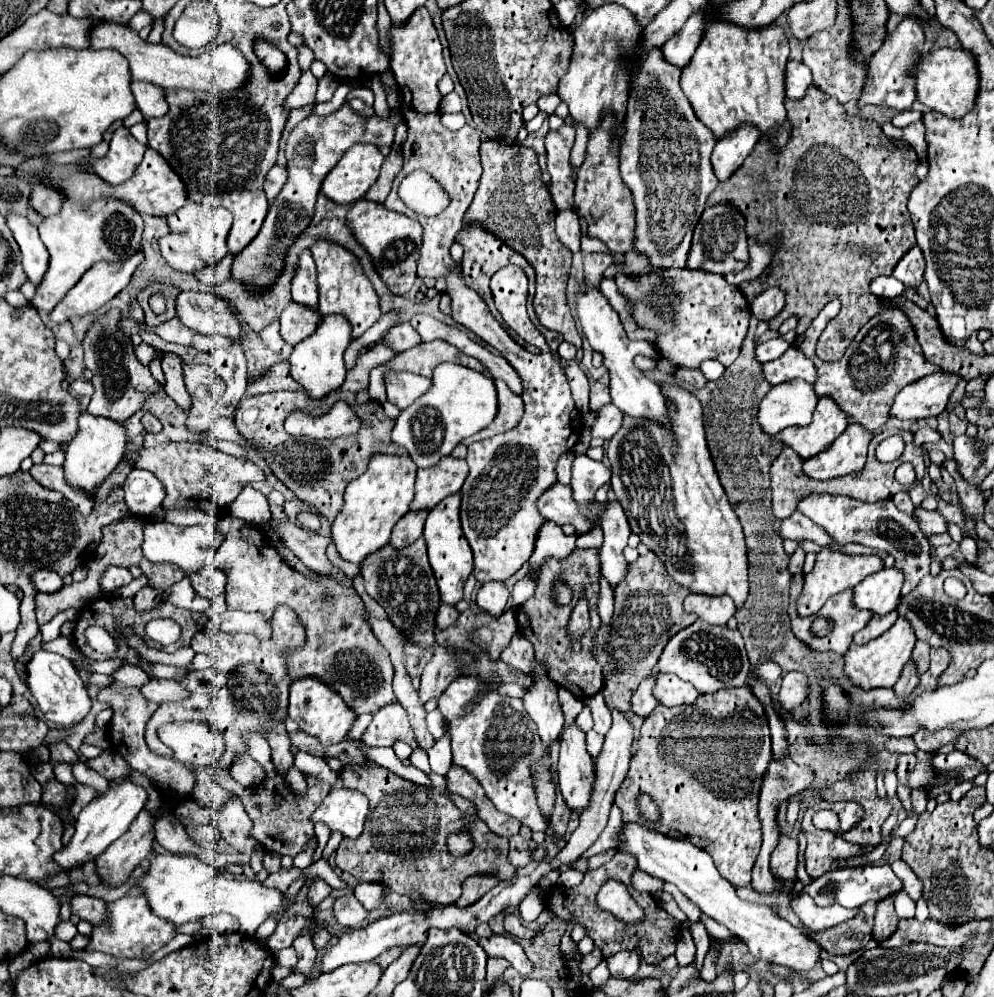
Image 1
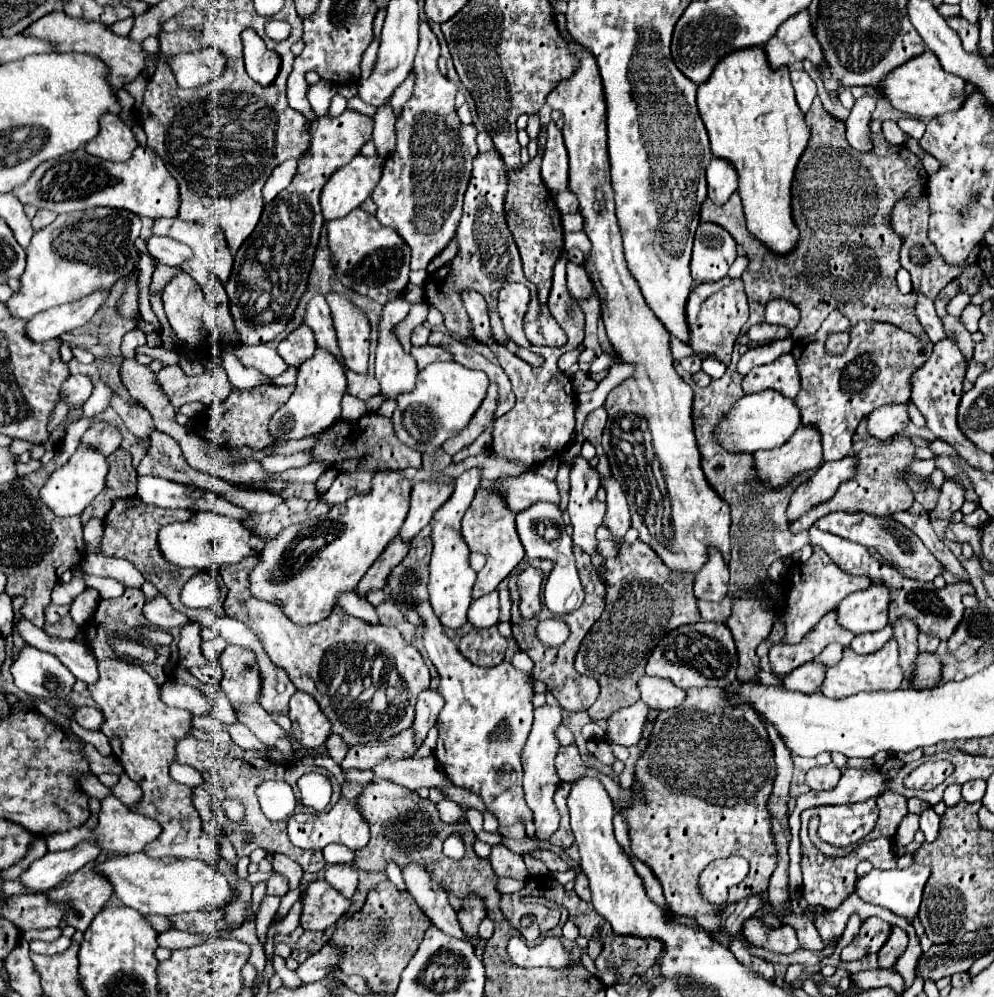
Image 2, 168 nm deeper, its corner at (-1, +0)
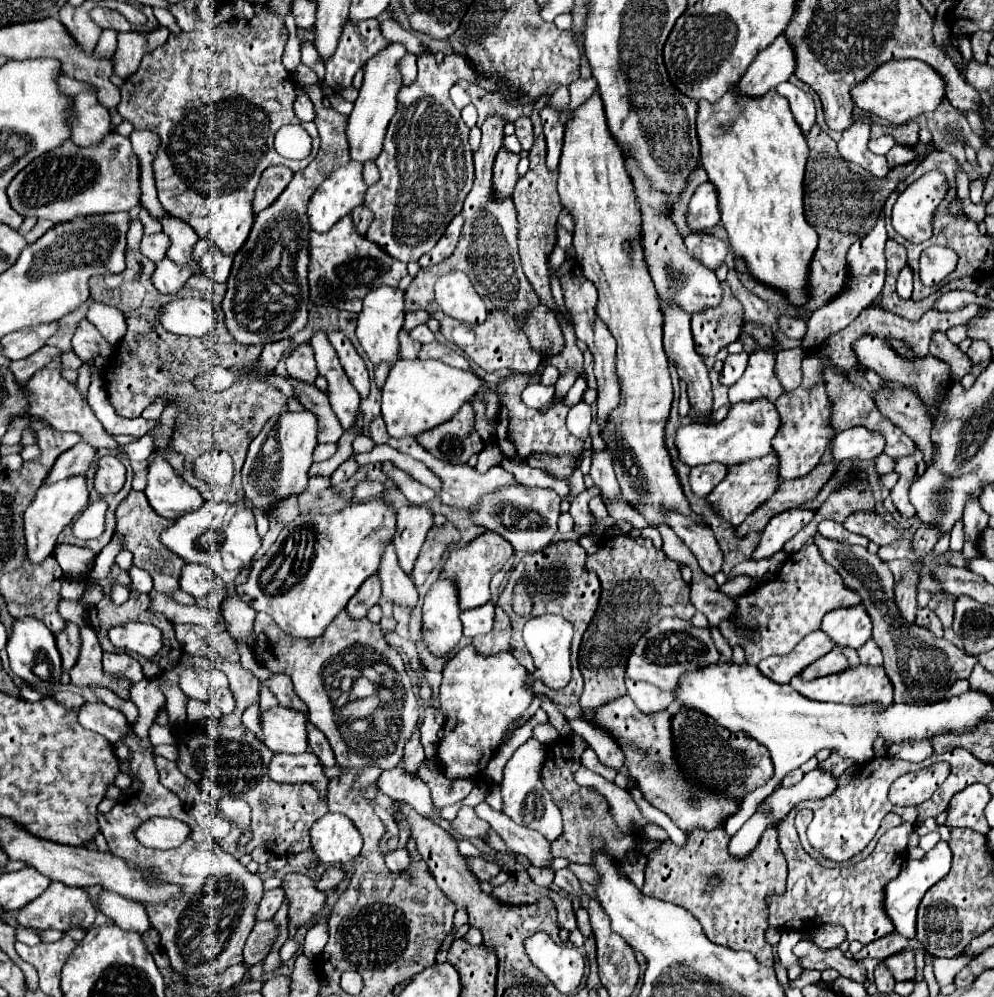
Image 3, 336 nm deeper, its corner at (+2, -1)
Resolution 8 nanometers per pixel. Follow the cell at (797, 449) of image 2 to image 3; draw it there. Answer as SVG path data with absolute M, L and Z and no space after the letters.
M769 453L761 459L753 459L753 461L745 461L745 463L737 463L731 465L725 479L711 491L711 495L707 497L707 501L717 509L717 513L721 513L731 525L741 525L745 521L745 517L755 511L761 503L765 503L781 485L781 477L779 477L779 457L777 453Z

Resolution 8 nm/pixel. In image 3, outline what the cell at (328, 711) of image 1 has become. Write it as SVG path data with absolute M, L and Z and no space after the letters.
M277 705L261 713L263 743L275 753L305 753L307 739L307 715L283 705Z

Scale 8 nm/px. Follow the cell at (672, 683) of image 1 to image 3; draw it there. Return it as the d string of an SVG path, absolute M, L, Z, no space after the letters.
M625 681L627 685L627 695L635 701L637 709L643 713L657 713L663 709L669 709L675 703L675 695L669 691L661 691L655 685L643 683L643 681Z

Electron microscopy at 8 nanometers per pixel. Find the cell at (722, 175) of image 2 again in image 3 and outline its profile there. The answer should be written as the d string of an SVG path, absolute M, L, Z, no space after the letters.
M705 181L695 189L689 201L687 223L693 231L701 231L705 227L715 227L719 221L721 221L721 211L719 211L717 189L711 181Z

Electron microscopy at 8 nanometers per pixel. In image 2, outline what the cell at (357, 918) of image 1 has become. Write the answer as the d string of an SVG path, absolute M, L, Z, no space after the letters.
M326 880L308 882L300 902L300 926L304 930L326 930L350 908L350 900L328 886Z

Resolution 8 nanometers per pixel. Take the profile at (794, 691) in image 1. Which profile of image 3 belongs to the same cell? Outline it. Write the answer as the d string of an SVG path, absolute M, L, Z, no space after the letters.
M829 651L825 657L817 659L815 663L811 663L809 667L803 669L803 673L799 675L803 681L811 681L811 679L817 679L817 677L823 677L823 675L831 675L831 673L839 673L843 669L847 669L849 663L847 659L839 653L839 651Z

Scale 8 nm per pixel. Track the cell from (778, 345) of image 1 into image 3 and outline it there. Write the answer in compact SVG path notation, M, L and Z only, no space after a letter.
M739 353L739 355L729 355L725 359L725 367L721 371L719 381L723 385L733 385L747 369L747 361L749 361L749 353Z

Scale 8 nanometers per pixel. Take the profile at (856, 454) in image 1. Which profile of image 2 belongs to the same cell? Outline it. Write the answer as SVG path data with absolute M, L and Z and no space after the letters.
M846 456L836 462L824 462L818 468L818 472L806 484L800 484L798 490L792 494L786 510L788 524L792 520L798 520L804 512L808 512L808 508L814 508L814 504L830 500L836 494L836 488L844 480L854 476L854 468L856 468L854 456Z

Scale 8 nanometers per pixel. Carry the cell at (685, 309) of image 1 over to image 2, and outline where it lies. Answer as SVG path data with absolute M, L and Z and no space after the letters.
M724 278L718 282L706 282L694 286L688 306L686 306L686 316L688 316L688 326L690 326L690 348L698 352L710 352L714 354L716 360L730 364L730 354L732 346L742 330L742 326L748 320L748 298L744 294L742 280L736 278Z

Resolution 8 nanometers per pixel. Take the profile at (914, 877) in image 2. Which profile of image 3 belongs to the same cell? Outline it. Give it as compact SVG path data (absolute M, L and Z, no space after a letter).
M939 841L929 853L925 853L925 857L921 861L913 861L909 859L903 869L899 871L899 875L895 879L891 879L885 885L883 891L883 905L885 905L885 913L891 919L891 923L895 925L895 931L901 933L903 937L909 939L909 947L915 953L915 965L917 965L917 973L915 973L915 981L923 981L923 967L925 967L925 959L923 959L923 951L925 945L921 941L917 941L917 933L915 933L915 915L917 915L917 907L923 899L923 895L927 893L929 887L933 887L941 877L945 877L949 873L949 865L951 865L951 849L947 845L947 841Z

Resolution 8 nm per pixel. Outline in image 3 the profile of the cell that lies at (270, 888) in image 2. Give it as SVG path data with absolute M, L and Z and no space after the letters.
M277 887L277 889L271 889L271 891L265 891L261 903L259 903L259 911L257 911L257 919L271 919L279 907L281 907L281 901L283 901L285 893L283 893L283 887Z

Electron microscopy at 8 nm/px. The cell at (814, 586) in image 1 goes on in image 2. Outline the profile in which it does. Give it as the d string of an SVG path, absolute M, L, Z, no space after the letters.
M814 546L814 554L810 556L810 560L800 562L796 566L796 570L790 572L788 584L790 584L790 588L786 594L786 610L782 614L782 622L786 626L786 632L780 642L798 644L810 632L810 628L814 628L820 622L820 618L824 614L832 612L848 594L866 590L870 586L870 580L862 578L862 576L846 574L830 560L830 556L822 548Z

